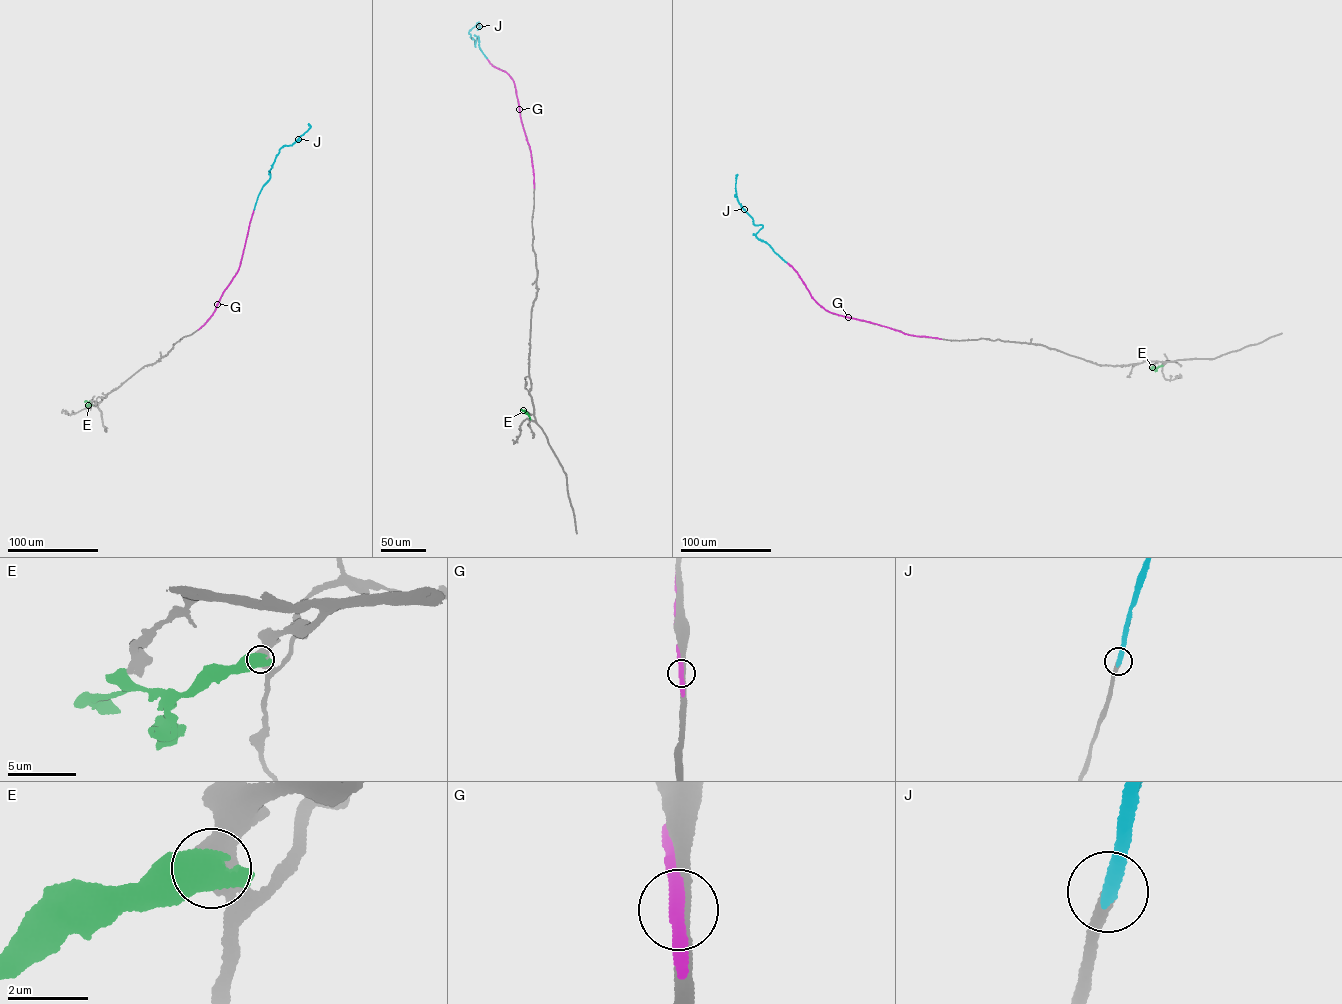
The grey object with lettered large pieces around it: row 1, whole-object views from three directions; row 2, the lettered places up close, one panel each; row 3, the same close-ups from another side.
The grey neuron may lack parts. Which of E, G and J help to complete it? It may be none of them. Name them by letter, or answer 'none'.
J

